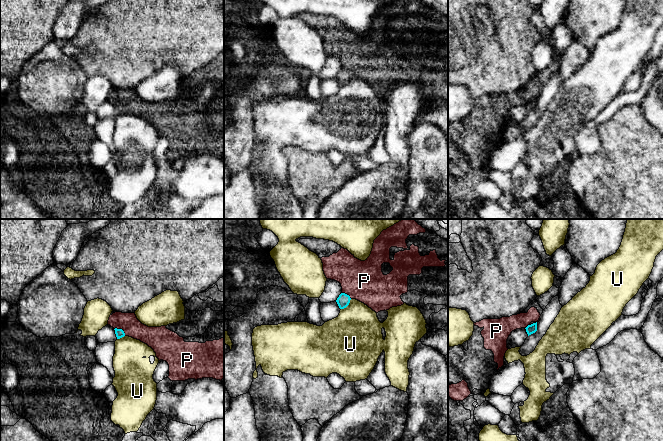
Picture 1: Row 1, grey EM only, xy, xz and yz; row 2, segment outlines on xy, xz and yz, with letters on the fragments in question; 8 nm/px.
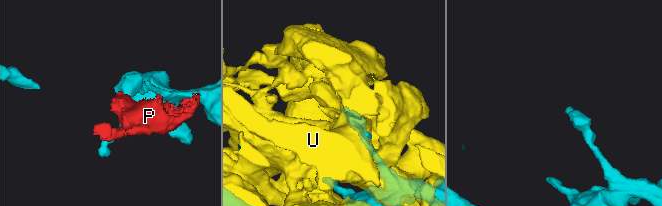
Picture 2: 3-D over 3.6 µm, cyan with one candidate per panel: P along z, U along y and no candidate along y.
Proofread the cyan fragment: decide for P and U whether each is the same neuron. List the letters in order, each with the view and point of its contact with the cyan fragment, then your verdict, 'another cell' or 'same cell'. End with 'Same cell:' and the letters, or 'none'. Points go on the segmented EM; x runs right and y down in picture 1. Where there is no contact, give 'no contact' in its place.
P: contact xy (121, 329); another cell
U: contact xz (347, 305); another cell
Same cell: none

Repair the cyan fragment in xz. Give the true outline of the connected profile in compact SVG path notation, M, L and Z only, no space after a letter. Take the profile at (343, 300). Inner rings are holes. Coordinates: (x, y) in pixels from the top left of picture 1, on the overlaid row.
M341 293L339 295L339 297L337 298L336 302L340 309L344 309L349 305L350 300L351 300L351 298L349 295L347 295L345 293Z

